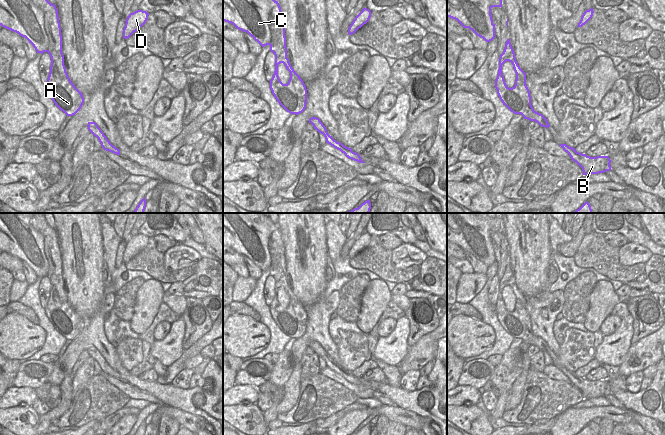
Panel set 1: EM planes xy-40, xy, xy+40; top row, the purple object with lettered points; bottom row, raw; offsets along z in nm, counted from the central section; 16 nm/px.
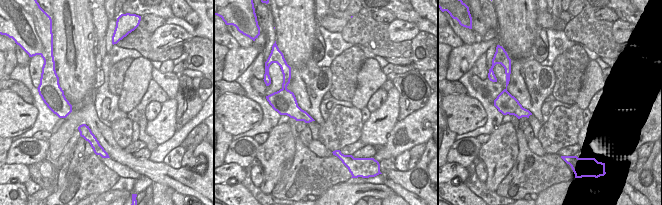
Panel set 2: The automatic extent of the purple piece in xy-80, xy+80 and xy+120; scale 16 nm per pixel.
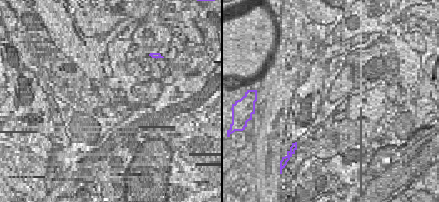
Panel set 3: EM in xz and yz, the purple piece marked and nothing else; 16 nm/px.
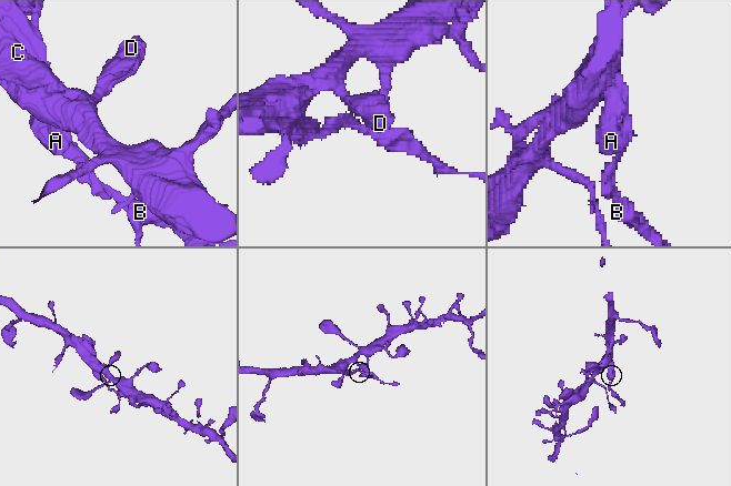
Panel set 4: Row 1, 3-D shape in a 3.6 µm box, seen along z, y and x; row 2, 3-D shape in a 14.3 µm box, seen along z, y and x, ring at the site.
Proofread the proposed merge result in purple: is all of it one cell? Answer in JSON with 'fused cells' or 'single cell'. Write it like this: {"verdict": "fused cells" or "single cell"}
{"verdict": "fused cells"}

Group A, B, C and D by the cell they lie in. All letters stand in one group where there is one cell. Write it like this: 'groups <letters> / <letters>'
groups A C D / B

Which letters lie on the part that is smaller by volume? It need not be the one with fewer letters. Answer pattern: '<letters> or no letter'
B

